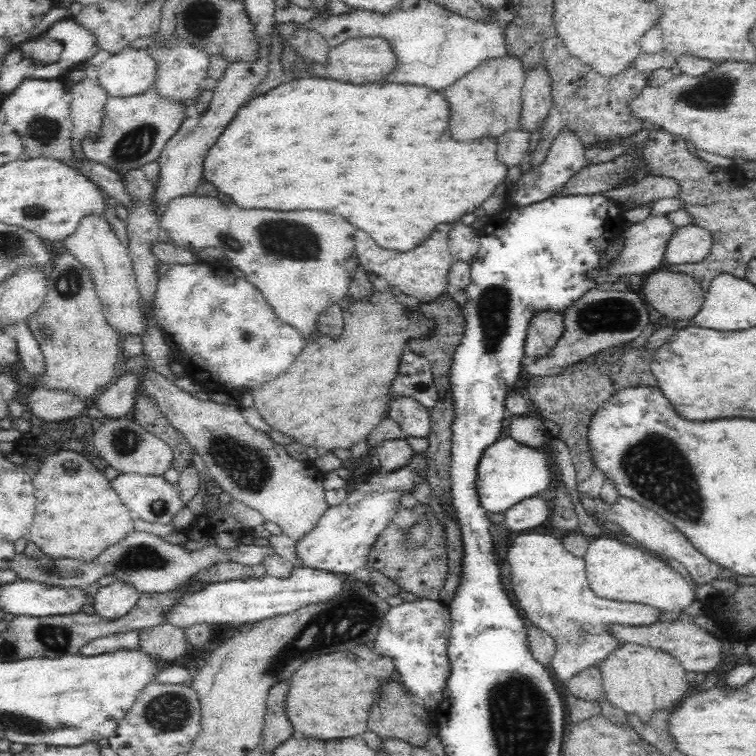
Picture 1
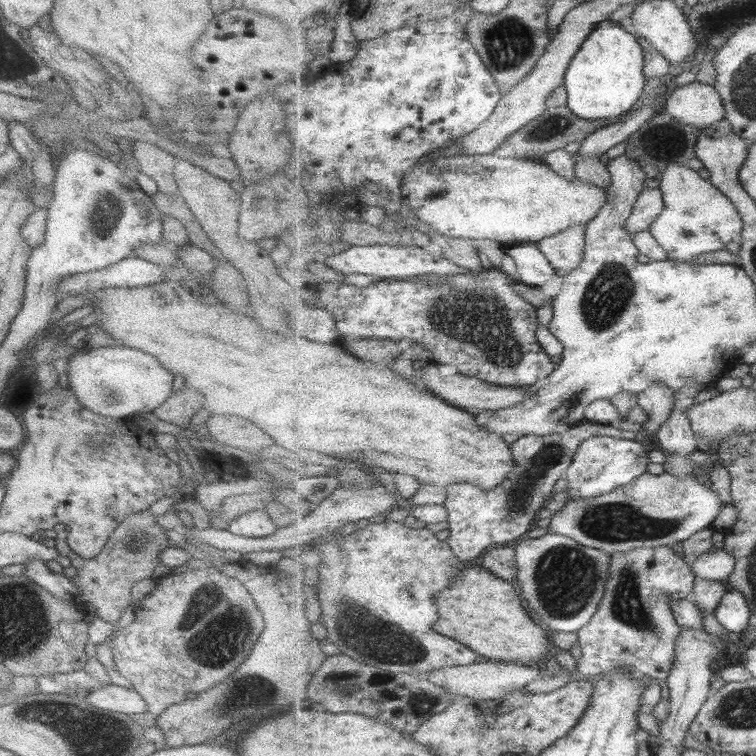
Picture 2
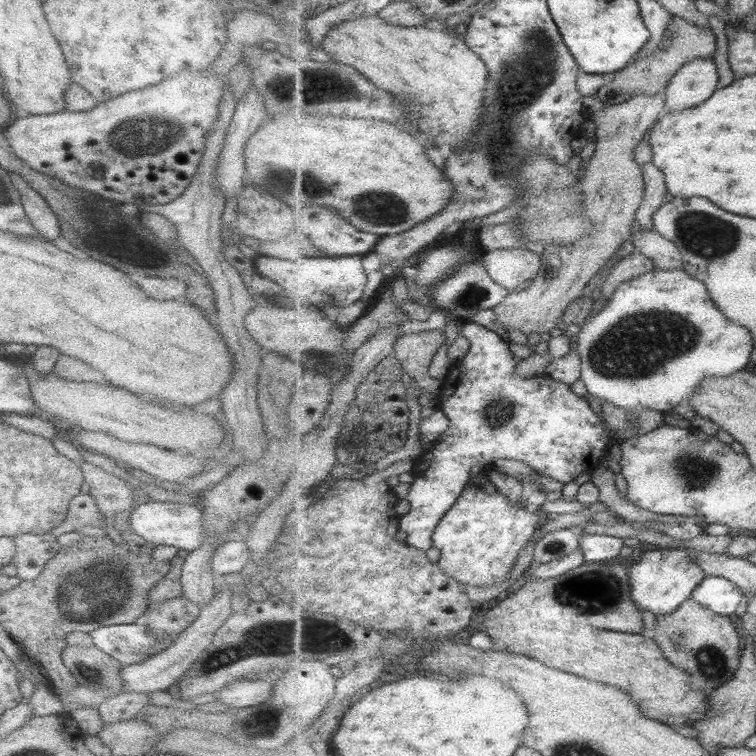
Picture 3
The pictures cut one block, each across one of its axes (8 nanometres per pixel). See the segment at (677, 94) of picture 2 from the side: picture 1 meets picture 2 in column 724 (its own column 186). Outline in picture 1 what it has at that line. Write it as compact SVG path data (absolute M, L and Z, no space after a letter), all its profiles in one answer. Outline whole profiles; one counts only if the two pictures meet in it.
M153 88L129 97L108 96L98 140L81 139L85 156L115 170L120 176L157 161L166 142L178 132L191 109L180 99L164 97Z

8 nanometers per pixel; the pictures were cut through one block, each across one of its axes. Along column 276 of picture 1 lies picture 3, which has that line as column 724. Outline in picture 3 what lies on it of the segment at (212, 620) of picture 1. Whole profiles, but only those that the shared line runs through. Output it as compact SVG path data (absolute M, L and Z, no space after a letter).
M707 576L693 591L692 599L717 614L731 616L740 608L741 601L746 601L744 593L730 580L719 576Z

